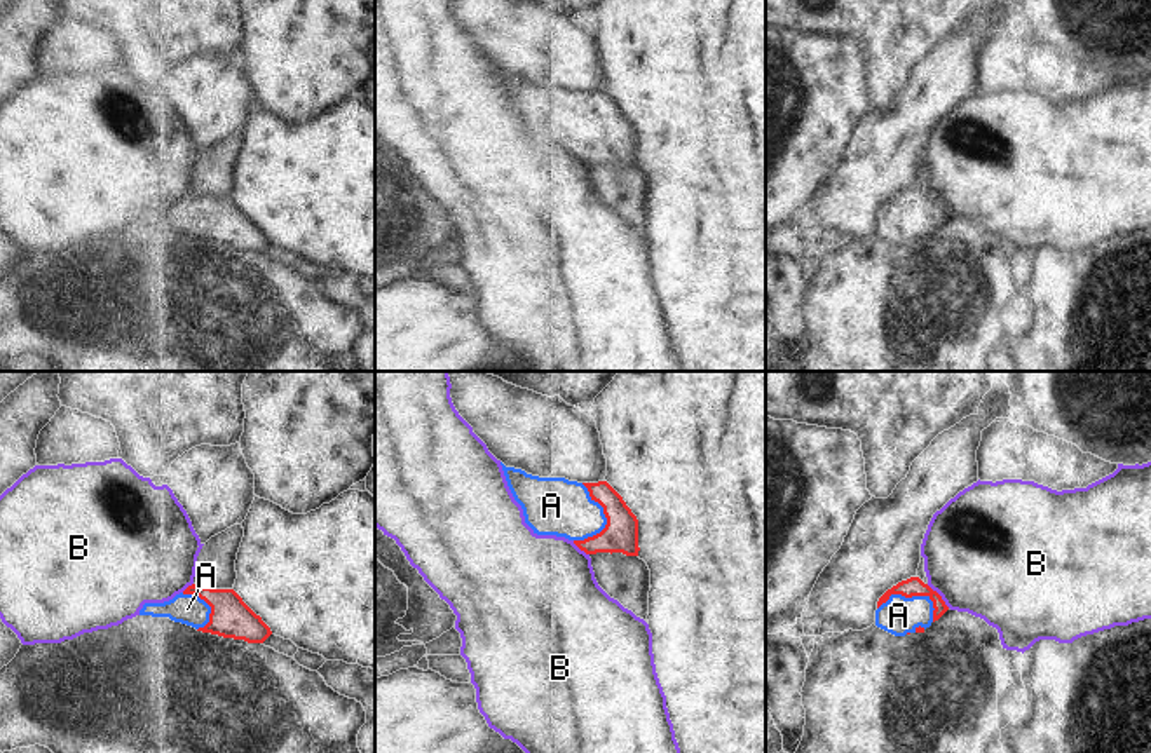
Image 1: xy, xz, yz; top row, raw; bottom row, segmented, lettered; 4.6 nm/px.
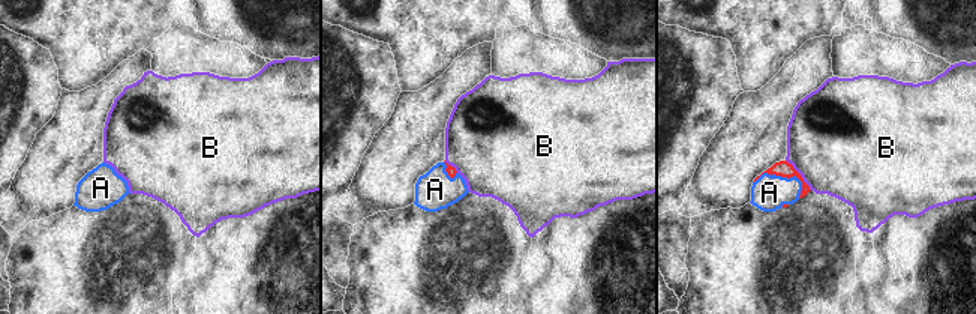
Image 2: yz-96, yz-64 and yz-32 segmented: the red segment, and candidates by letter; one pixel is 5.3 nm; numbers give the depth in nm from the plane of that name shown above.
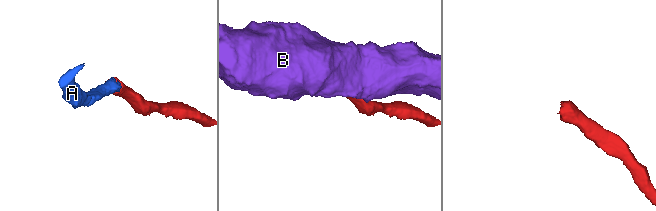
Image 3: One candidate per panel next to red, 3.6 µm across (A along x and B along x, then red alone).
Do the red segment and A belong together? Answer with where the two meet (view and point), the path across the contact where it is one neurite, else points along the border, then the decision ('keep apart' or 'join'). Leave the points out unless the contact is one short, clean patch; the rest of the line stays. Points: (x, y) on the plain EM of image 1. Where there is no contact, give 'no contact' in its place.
contact xz (607, 129); join

